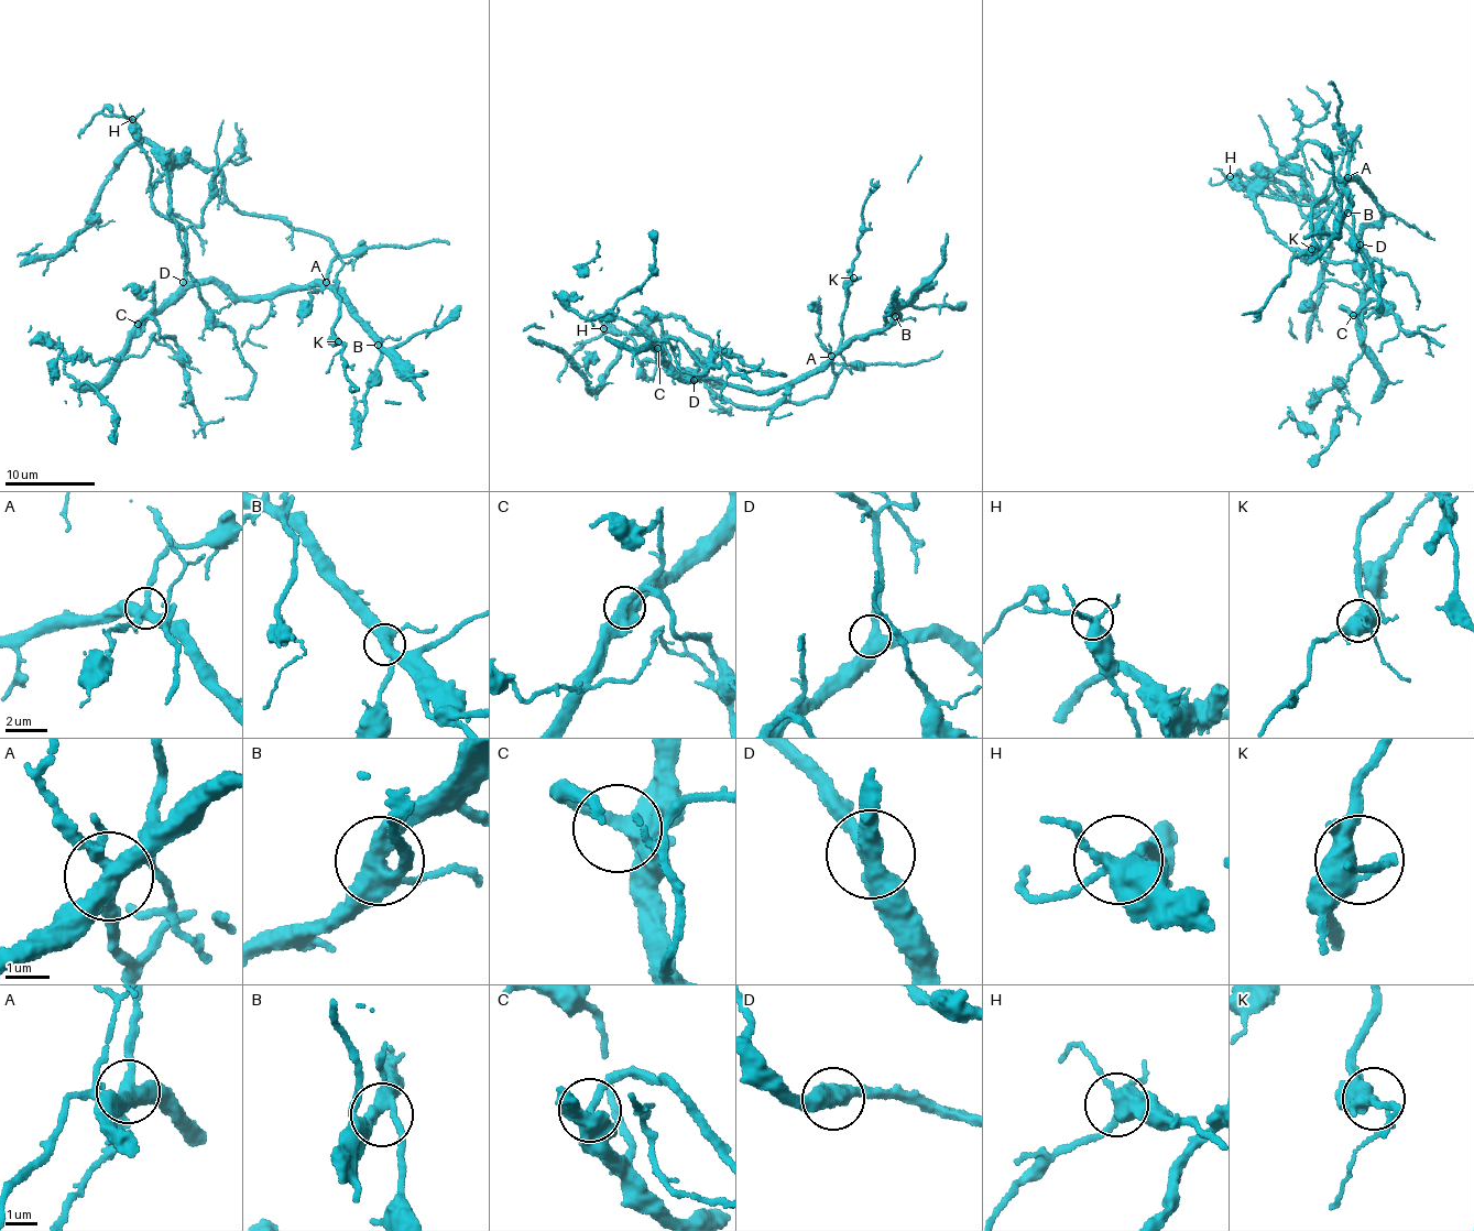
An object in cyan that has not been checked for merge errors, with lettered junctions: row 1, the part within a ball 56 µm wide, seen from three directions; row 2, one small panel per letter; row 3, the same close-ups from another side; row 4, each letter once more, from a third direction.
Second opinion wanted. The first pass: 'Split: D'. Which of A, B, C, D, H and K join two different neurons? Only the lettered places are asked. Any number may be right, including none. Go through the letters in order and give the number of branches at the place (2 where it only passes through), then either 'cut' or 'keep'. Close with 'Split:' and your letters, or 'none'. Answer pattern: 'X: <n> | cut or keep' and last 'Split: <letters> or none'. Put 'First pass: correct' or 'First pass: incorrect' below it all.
A: 5 | cut
B: 4 | keep
C: 5 | keep
D: 3 | keep
H: 4 | keep
K: 4 | keep
Split: A
First pass: incorrect

